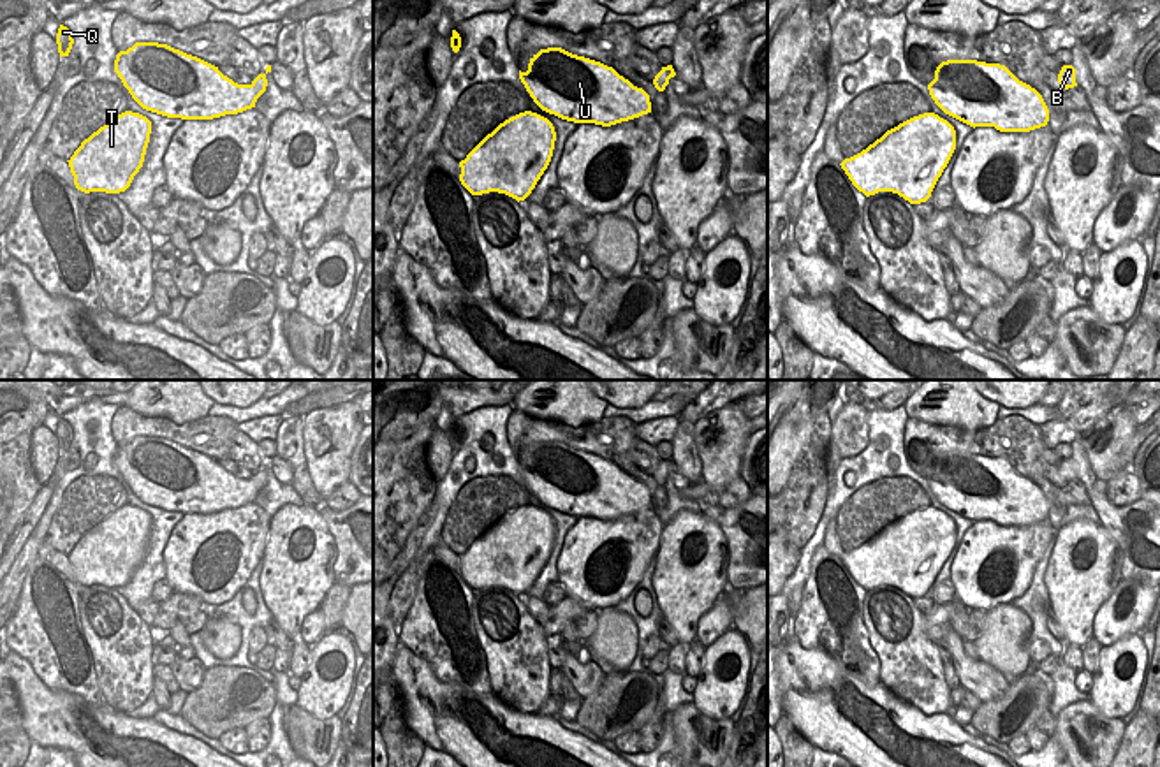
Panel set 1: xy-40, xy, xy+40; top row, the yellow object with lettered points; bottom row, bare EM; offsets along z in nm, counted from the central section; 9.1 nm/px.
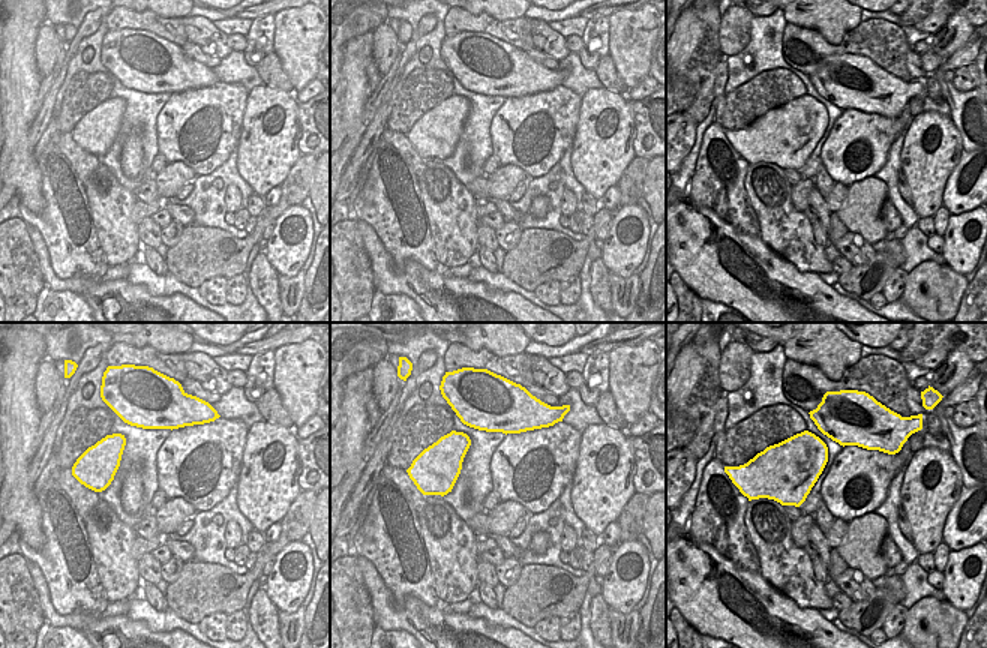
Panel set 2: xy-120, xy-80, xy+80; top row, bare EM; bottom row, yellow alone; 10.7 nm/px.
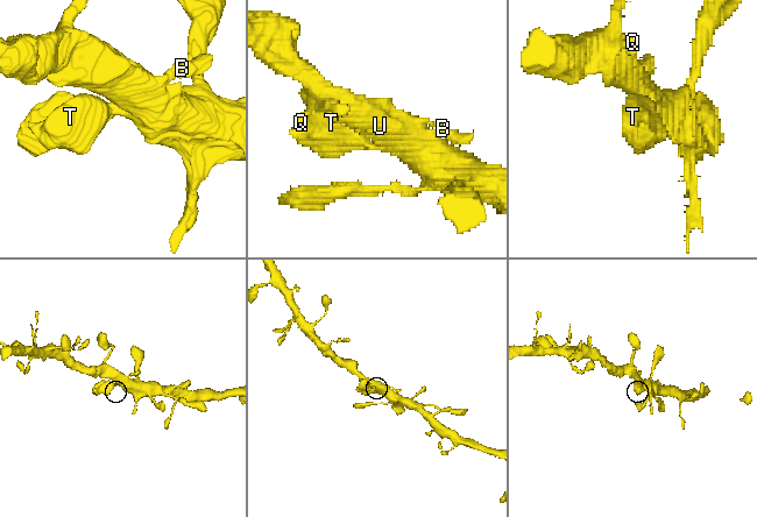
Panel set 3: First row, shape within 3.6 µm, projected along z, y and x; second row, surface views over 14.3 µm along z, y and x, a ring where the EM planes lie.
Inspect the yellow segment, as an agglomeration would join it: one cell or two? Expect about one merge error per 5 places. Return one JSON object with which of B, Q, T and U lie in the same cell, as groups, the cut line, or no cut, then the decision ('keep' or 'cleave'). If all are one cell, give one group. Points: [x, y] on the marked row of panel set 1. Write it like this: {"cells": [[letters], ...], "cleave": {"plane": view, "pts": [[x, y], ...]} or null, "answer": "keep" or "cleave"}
{"cells": [["B", "Q", "T", "U"]], "cleave": null, "answer": "keep"}

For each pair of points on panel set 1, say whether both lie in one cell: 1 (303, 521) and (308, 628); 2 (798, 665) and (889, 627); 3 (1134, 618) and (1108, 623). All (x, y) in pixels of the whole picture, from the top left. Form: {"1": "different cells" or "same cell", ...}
{"1": "different cells", "2": "different cells", "3": "same cell"}

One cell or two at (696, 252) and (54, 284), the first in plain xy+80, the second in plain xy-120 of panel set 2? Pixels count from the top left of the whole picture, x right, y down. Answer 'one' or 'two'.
one

